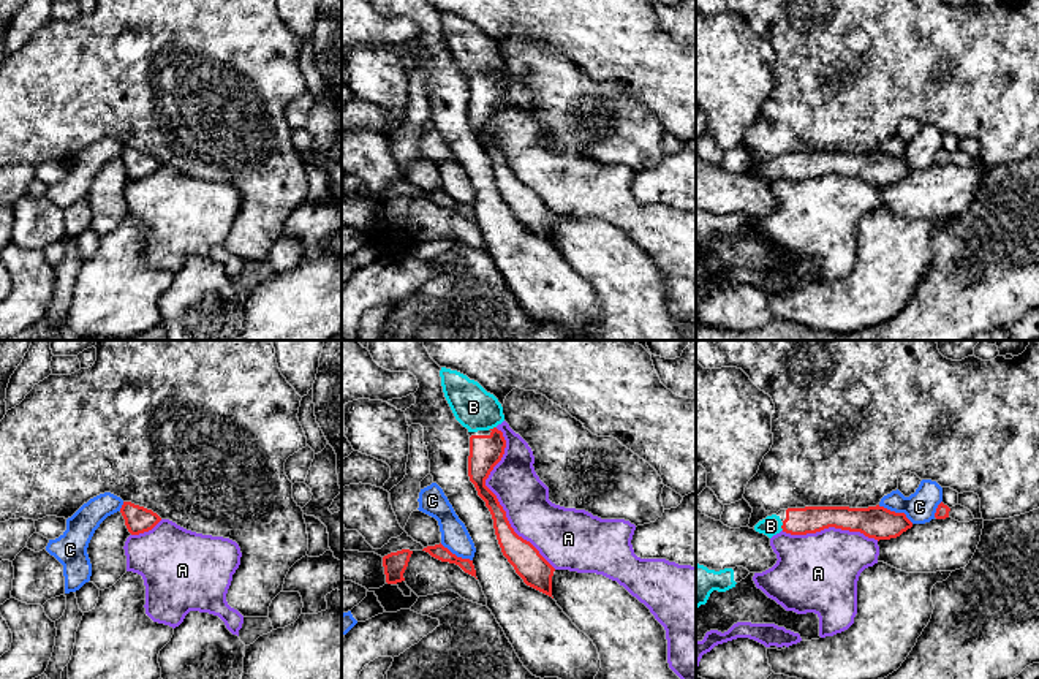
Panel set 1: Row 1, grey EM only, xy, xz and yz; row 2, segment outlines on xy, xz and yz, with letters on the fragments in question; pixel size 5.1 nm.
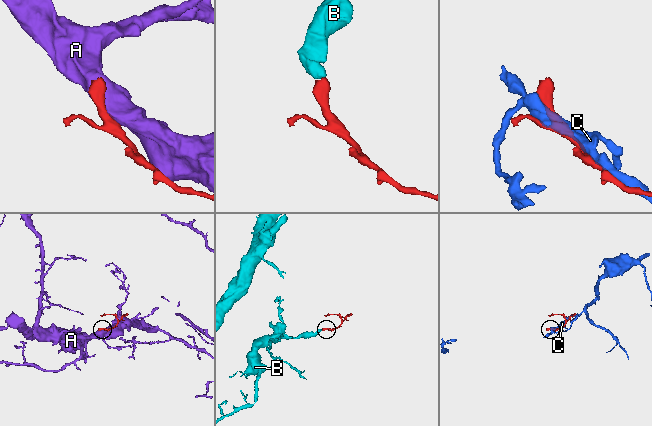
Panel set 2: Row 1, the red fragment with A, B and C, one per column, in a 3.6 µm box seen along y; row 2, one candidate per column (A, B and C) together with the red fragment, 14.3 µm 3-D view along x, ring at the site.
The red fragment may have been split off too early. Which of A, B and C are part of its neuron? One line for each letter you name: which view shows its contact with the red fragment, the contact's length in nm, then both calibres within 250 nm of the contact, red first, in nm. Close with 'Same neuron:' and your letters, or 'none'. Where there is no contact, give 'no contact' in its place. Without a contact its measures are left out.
B: contact in yz; length 40 nm; calibres 140 and 100 nm
Same neuron: B

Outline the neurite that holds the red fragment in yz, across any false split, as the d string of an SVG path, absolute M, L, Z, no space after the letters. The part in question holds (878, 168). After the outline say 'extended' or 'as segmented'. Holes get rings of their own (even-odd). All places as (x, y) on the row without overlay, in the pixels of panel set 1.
M805 152L788 154L786 165L772 160L759 166L754 176L772 184L781 176L791 180L816 179L835 173L860 177L868 184L890 185L912 173L905 158L895 158L884 152L849 154L849 152Z | extended

